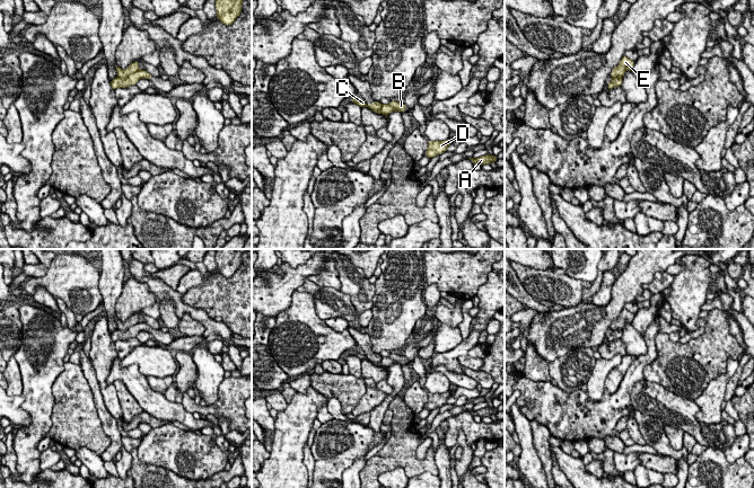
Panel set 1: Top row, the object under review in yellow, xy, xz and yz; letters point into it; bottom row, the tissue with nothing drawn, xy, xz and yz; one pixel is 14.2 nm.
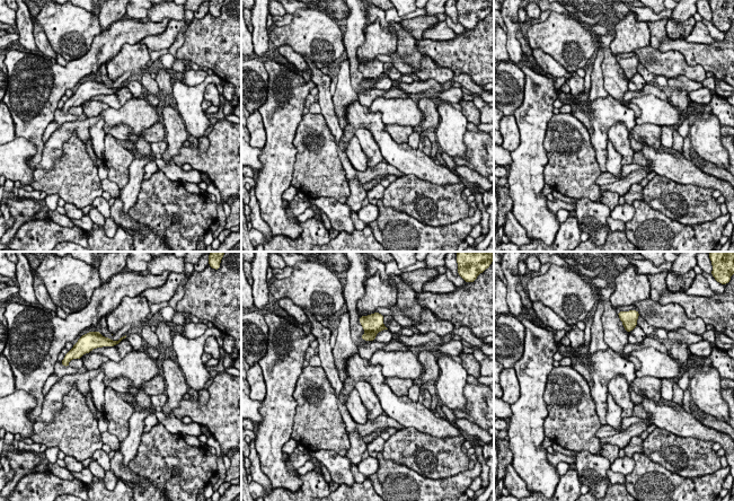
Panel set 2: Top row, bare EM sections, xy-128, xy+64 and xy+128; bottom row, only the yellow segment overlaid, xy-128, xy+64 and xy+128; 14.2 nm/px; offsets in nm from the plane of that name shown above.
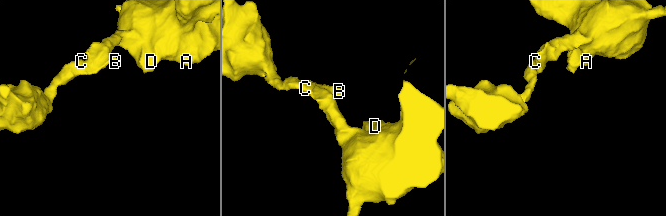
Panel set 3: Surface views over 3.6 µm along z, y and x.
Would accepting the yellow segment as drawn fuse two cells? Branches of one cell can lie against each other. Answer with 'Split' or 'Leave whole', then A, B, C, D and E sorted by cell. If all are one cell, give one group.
Split. Groups: A D E / B C

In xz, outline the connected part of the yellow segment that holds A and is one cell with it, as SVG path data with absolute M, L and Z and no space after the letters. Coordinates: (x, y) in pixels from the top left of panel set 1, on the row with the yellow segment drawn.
M485 154L485 156L482 156L480 158L468 158L471 160L471 162L474 165L474 163L480 163L481 166L482 165L490 165L491 162L493 161L498 161L498 158L496 156L490 156L490 154Z

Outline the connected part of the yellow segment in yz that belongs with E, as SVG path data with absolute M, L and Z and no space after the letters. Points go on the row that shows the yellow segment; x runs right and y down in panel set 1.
M623 55L619 65L615 66L611 72L612 79L615 77L623 77L626 69L632 72L634 63L635 63L635 61L632 61L632 60L628 59L625 55Z

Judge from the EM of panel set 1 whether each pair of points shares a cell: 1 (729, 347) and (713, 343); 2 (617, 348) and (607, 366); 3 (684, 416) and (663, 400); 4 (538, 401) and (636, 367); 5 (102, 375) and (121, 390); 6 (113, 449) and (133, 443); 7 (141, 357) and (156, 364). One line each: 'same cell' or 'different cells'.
1: same cell
2: different cells
3: same cell
4: same cell
5: different cells
6: different cells
7: same cell

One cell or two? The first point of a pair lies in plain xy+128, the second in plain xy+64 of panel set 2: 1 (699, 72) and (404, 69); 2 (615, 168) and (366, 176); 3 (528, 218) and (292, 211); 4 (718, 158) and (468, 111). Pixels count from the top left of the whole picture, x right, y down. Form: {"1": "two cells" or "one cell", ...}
{"1": "one cell", "2": "two cells", "3": "two cells", "4": "two cells"}

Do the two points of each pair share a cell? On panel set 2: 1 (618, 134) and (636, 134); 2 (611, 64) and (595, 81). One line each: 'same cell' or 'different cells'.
1: different cells
2: different cells

